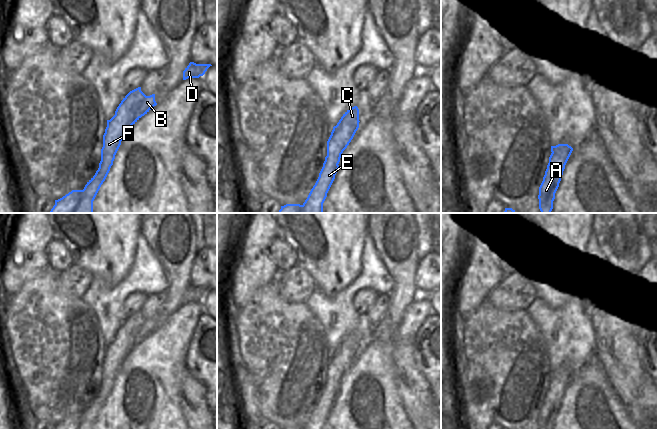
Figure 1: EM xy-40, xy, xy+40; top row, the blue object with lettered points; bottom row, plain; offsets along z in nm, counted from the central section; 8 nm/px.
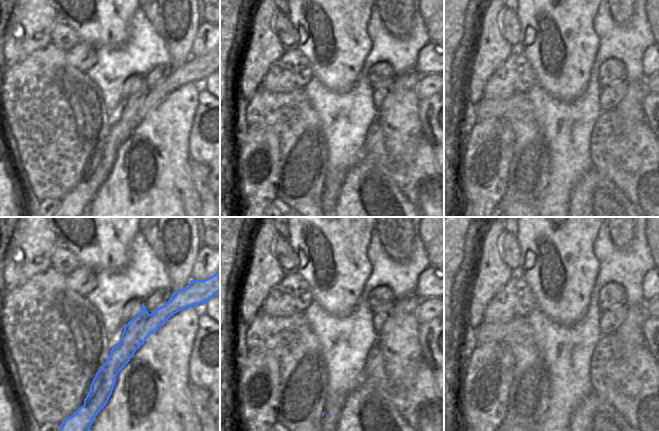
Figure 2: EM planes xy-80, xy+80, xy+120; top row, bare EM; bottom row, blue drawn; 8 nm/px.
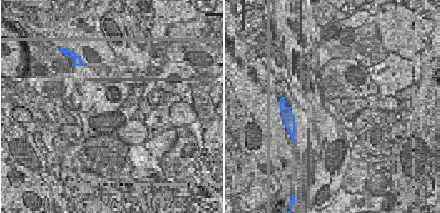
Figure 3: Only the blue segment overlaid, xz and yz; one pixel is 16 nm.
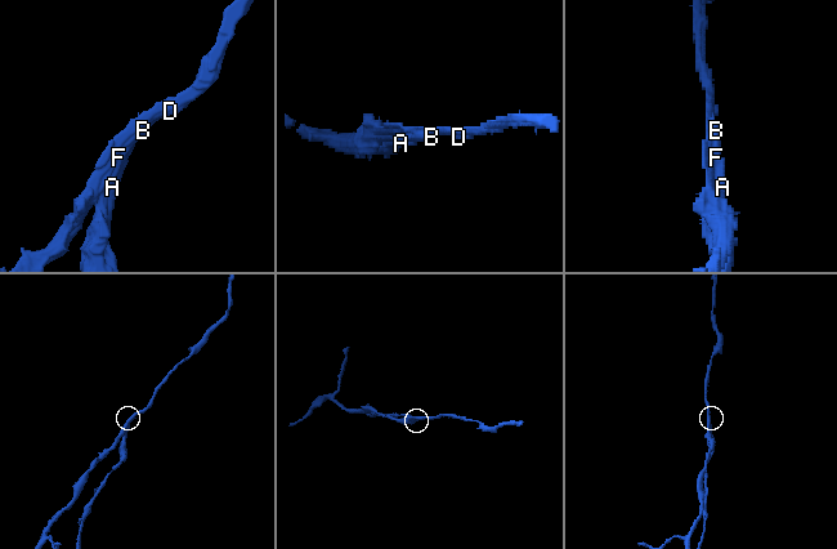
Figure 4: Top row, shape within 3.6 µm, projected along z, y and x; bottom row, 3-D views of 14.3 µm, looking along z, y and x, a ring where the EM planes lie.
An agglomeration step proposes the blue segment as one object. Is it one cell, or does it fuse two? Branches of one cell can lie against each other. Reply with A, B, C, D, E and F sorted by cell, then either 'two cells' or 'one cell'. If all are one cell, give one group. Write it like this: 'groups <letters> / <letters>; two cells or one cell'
groups A E / B C D F; two cells

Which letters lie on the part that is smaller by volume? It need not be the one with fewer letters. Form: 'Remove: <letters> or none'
Remove: A, E

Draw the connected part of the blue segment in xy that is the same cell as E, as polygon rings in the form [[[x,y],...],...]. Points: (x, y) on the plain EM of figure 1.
[[[327,378],[319,401],[303,429],[323,429],[338,393],[339,389],[334,391],[333,382]]]

